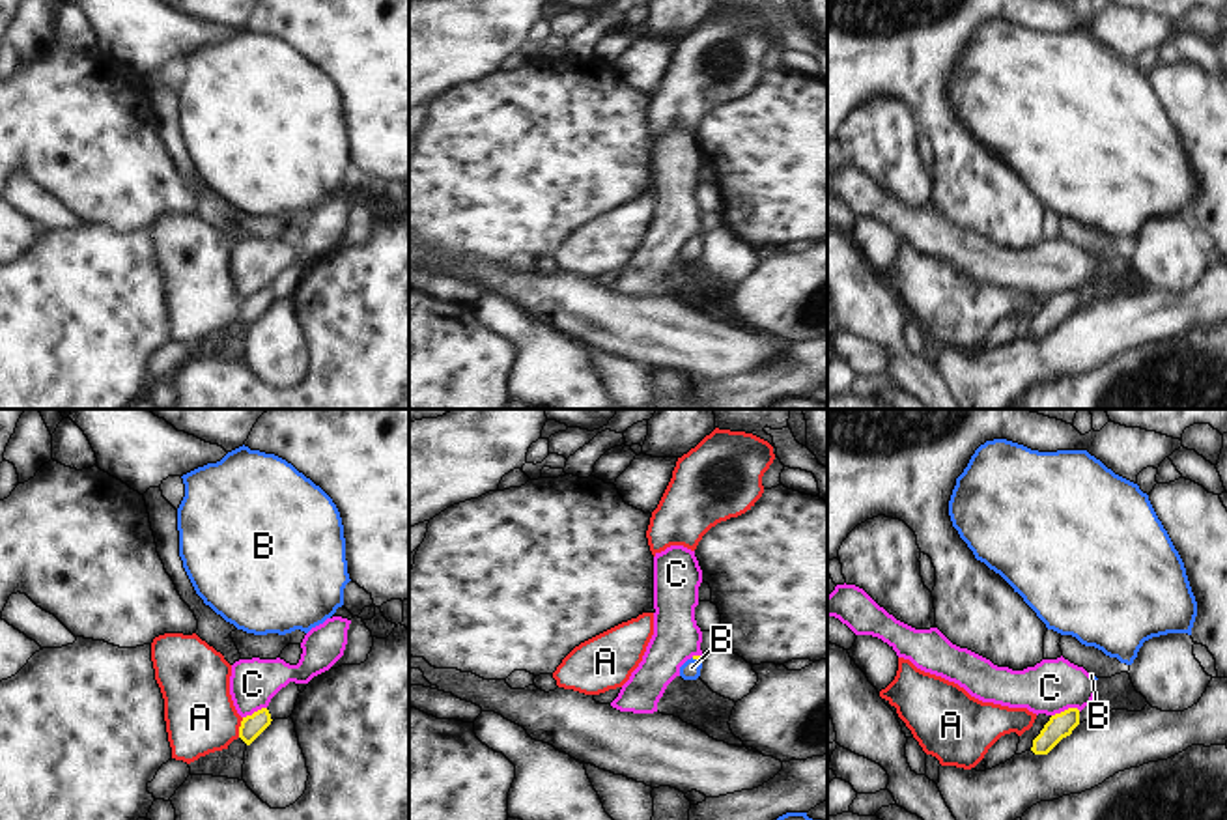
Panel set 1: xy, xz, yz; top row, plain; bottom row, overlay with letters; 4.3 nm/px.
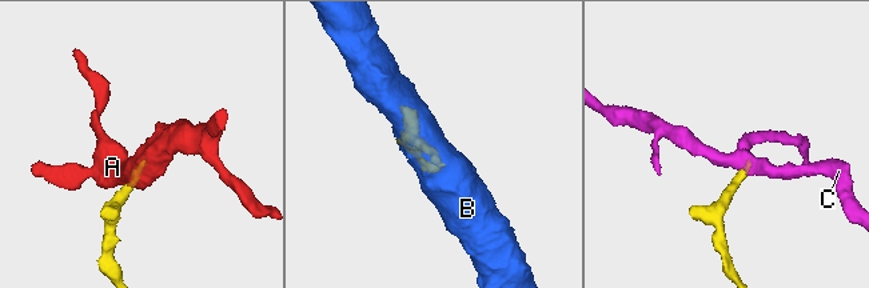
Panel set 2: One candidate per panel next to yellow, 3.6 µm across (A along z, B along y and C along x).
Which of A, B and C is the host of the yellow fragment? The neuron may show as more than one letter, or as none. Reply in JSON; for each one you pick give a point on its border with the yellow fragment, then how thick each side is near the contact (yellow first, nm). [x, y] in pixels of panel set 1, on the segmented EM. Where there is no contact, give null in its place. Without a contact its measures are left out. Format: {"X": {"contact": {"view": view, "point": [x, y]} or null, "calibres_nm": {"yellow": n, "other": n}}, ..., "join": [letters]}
{"B": {"contact": {"view": "xz", "point": [695, 658]}, "calibres_nm": {"yellow": 20, "other": 80}}, "join": ["B"]}

